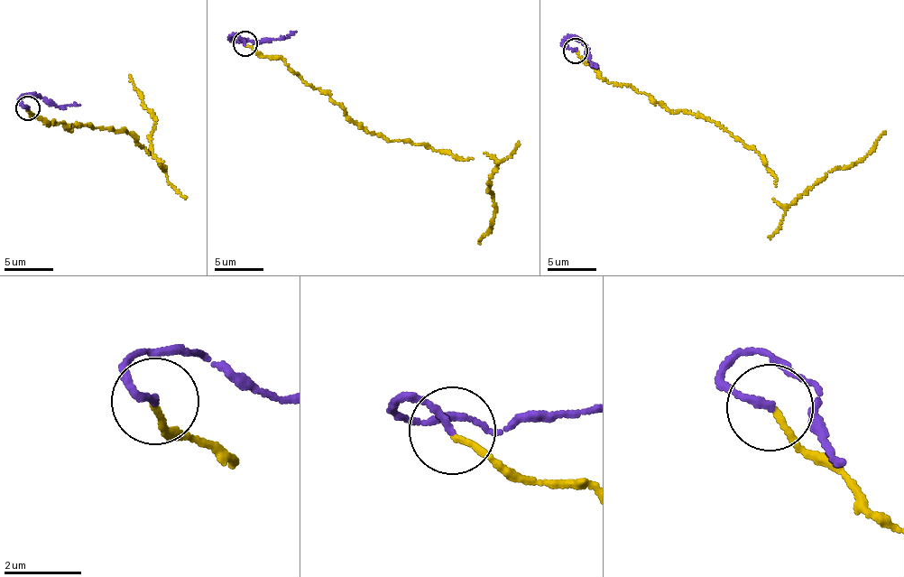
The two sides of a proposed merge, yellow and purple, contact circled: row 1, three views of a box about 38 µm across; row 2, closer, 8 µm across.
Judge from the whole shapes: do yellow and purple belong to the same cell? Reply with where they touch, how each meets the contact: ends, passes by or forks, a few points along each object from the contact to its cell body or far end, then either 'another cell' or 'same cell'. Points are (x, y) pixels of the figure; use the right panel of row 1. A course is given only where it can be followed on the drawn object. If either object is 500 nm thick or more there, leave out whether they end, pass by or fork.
at (576, 51); yellow ends there; purple ends there; yellow runs (576, 51), (604, 80), (702, 115), (760, 154), (780, 204), (796, 203), (832, 169), (862, 162), (885, 131); purple runs (575, 51), (564, 42), (572, 35), (589, 49), (591, 61), (597, 68); same cell

